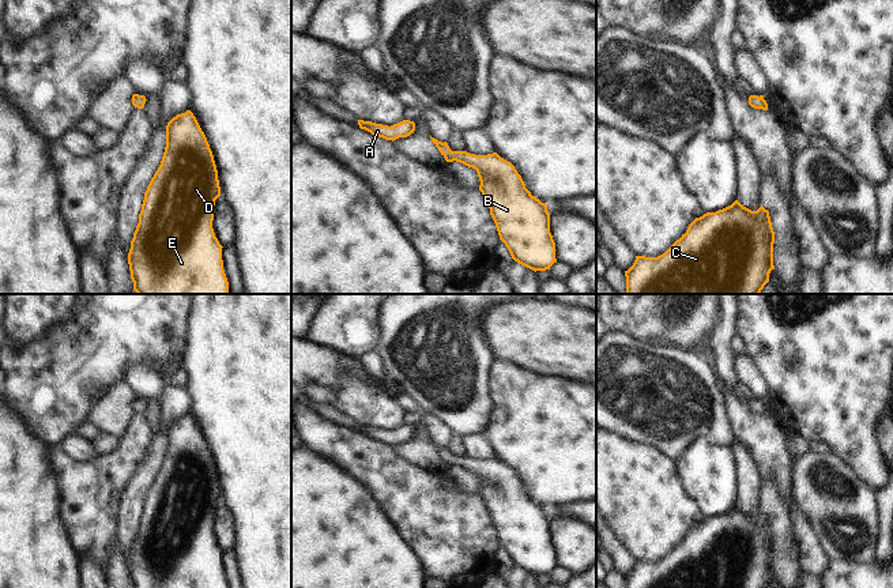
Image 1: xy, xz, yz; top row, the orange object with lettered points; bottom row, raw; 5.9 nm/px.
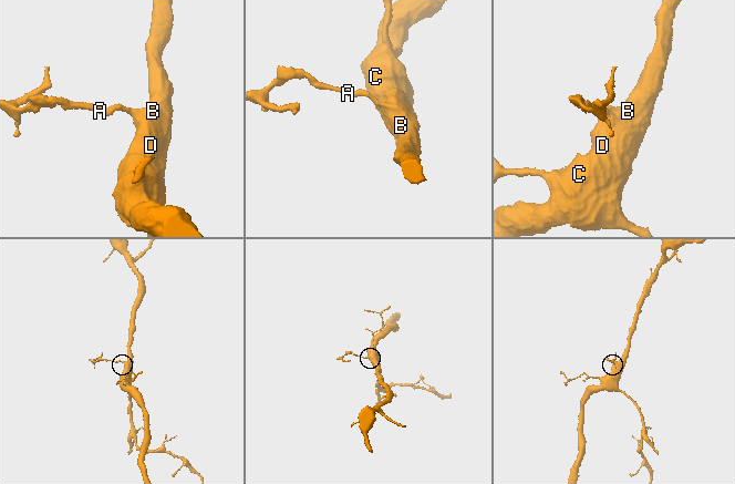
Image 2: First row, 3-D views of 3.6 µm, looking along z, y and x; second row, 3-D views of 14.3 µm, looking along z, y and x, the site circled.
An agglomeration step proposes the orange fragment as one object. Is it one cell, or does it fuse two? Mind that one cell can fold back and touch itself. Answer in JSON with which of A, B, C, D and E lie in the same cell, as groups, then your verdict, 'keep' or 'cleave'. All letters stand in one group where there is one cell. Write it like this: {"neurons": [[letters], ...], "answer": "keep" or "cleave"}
{"neurons": [["A", "B", "C", "D", "E"]], "answer": "keep"}

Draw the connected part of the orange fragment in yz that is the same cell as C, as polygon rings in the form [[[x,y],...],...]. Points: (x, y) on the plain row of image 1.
[[[738,505],[716,517],[696,523],[686,538],[670,554],[657,562],[636,561],[633,570],[625,576],[626,588],[768,588],[773,570],[775,536],[769,516],[761,512],[751,516]]]

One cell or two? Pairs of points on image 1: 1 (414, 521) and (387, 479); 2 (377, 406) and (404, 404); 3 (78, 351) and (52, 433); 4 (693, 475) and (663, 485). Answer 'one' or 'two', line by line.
1: one
2: two
3: one
4: two

